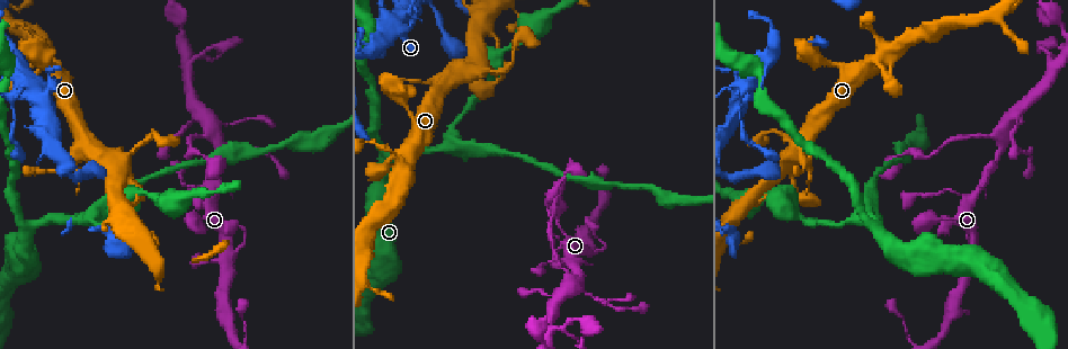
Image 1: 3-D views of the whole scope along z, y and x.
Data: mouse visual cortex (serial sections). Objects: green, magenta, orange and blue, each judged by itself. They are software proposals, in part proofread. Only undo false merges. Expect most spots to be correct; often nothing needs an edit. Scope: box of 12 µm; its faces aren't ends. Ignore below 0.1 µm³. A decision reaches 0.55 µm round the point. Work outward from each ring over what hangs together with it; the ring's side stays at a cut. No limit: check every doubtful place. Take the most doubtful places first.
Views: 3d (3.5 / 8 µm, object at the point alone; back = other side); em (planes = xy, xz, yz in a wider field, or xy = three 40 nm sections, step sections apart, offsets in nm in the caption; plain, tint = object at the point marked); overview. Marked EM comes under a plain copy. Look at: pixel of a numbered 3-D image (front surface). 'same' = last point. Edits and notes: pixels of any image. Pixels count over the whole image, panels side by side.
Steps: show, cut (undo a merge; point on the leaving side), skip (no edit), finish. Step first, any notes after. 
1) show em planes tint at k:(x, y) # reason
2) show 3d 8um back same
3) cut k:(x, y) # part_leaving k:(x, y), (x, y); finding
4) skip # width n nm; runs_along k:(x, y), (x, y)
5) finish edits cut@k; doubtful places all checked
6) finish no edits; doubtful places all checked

show 3d 3.5um at 1:(1004, 138) # abrupt turn

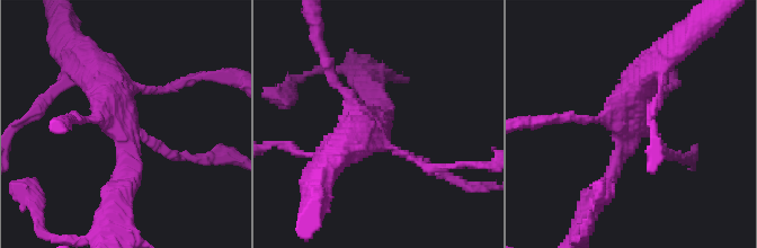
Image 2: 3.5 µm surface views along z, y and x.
show em xy step 5 tint at 2:(122, 125)

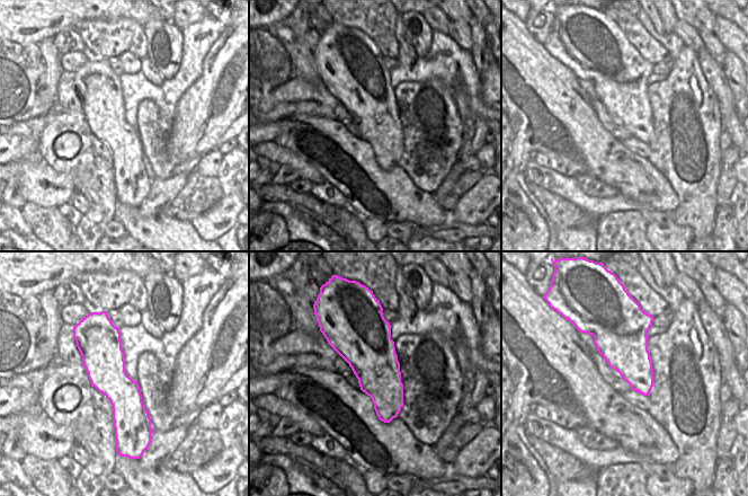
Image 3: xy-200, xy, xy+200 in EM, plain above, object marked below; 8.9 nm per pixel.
show em xy step 2 tint same

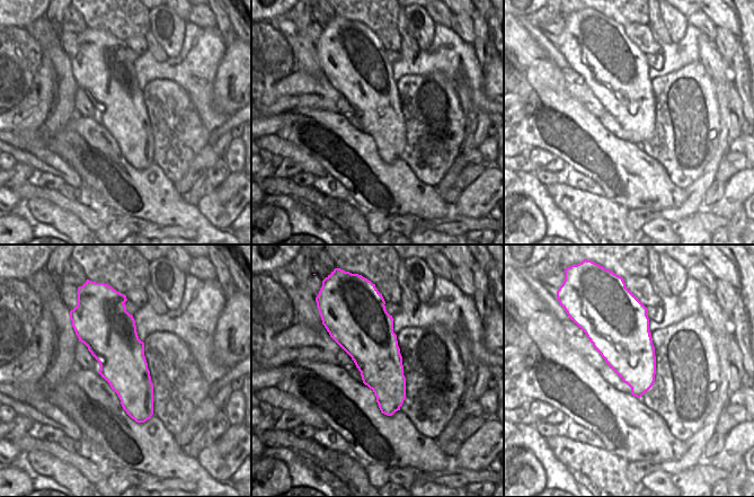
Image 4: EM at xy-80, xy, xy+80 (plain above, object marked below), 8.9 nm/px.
skip # runs_along 2:(599, 192), (657, 63); one cell here

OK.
show 3d 8um at 1:(16, 91) # calibre changes

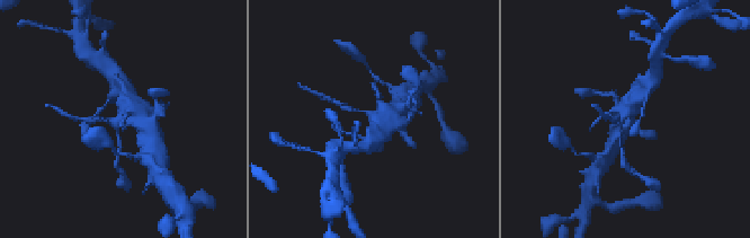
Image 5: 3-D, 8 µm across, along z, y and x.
show 3d 3.5um at 5:(372, 111) # closer look

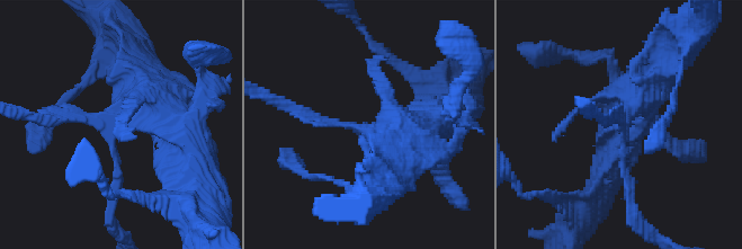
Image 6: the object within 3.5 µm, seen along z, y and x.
show em xy step 2 tint at 6:(631, 113) # now the EM

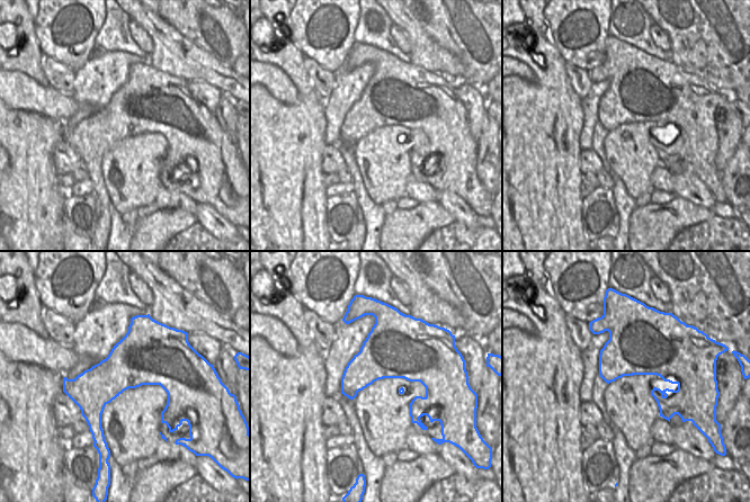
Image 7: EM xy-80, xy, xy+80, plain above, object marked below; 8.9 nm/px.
skip # width 460 nm; runs_along 6:(649, 114), (628, 96), (628, 183); continuous, no second cell

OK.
show em xy step 3 tint at 1:(1041, 48) # calibre changes

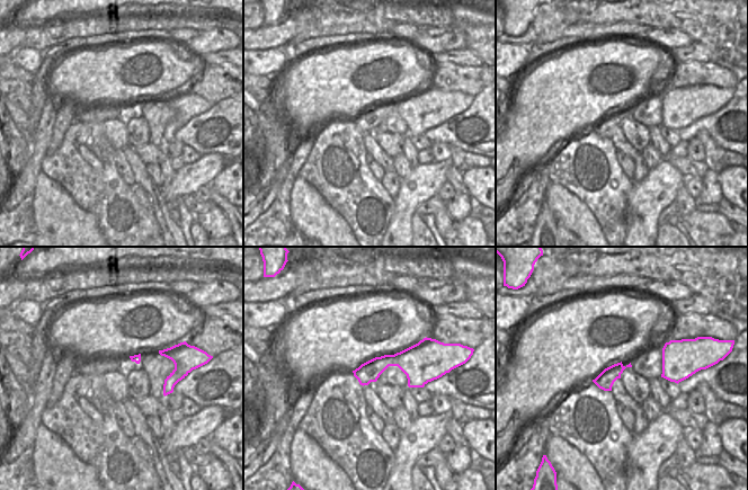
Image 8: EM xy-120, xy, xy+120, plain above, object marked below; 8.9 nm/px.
show 3d 3.5um same

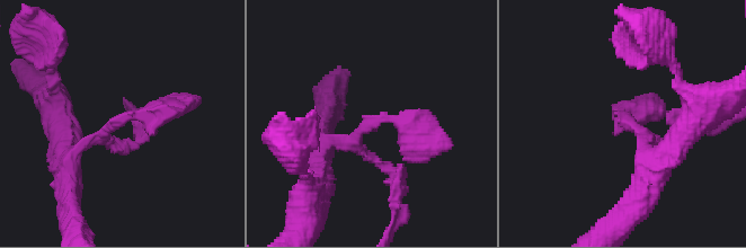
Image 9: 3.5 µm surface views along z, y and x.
skip # runs_along 9:(78, 152), (126, 117), (200, 96); all the same cell

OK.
show 3d 8um at 1:(735, 73) # sharp bend

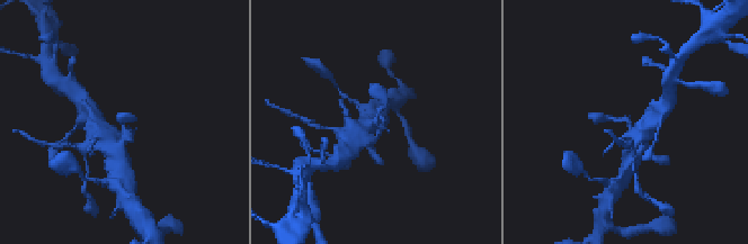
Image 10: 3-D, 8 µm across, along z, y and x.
show 3d 3.5um at 10:(374, 123)

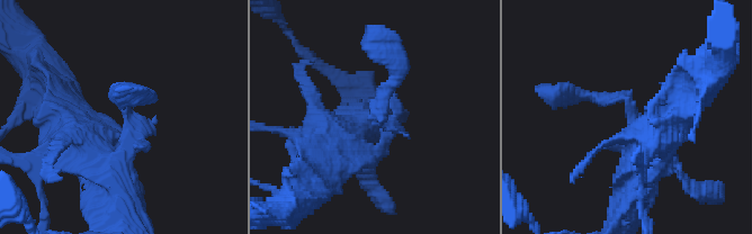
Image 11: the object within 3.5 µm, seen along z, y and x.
show em xy step 3 tint at 11:(376, 117)

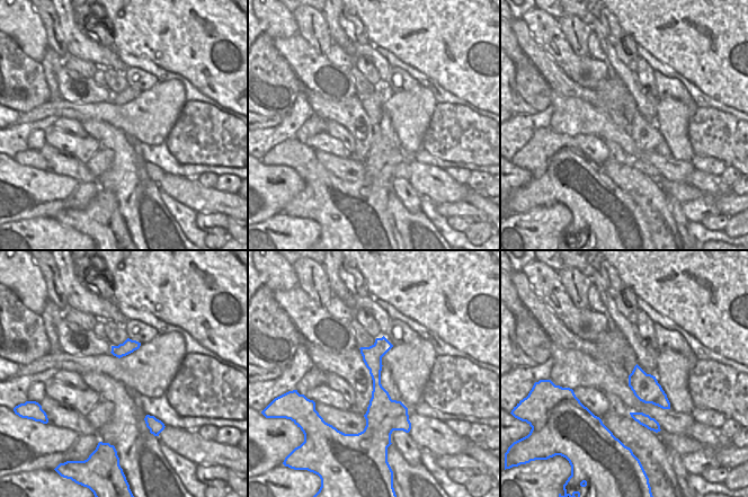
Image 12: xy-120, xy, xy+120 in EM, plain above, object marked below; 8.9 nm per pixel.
skip # runs_along 11:(660, 147), (634, 141), (625, 96), (580, 99); one cell here

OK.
finish no edits; doubtful places all checked

